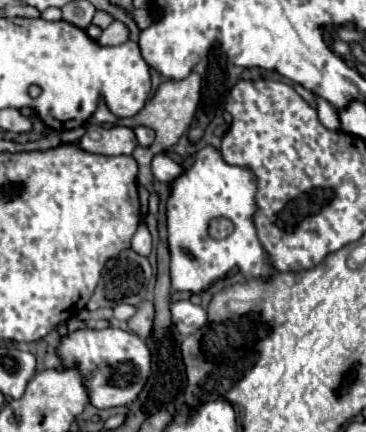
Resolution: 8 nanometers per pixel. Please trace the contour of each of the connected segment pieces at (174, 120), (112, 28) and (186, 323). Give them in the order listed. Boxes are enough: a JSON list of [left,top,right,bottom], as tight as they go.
[[117,72,201,188],[97,20,129,46],[171,300,207,336]]

